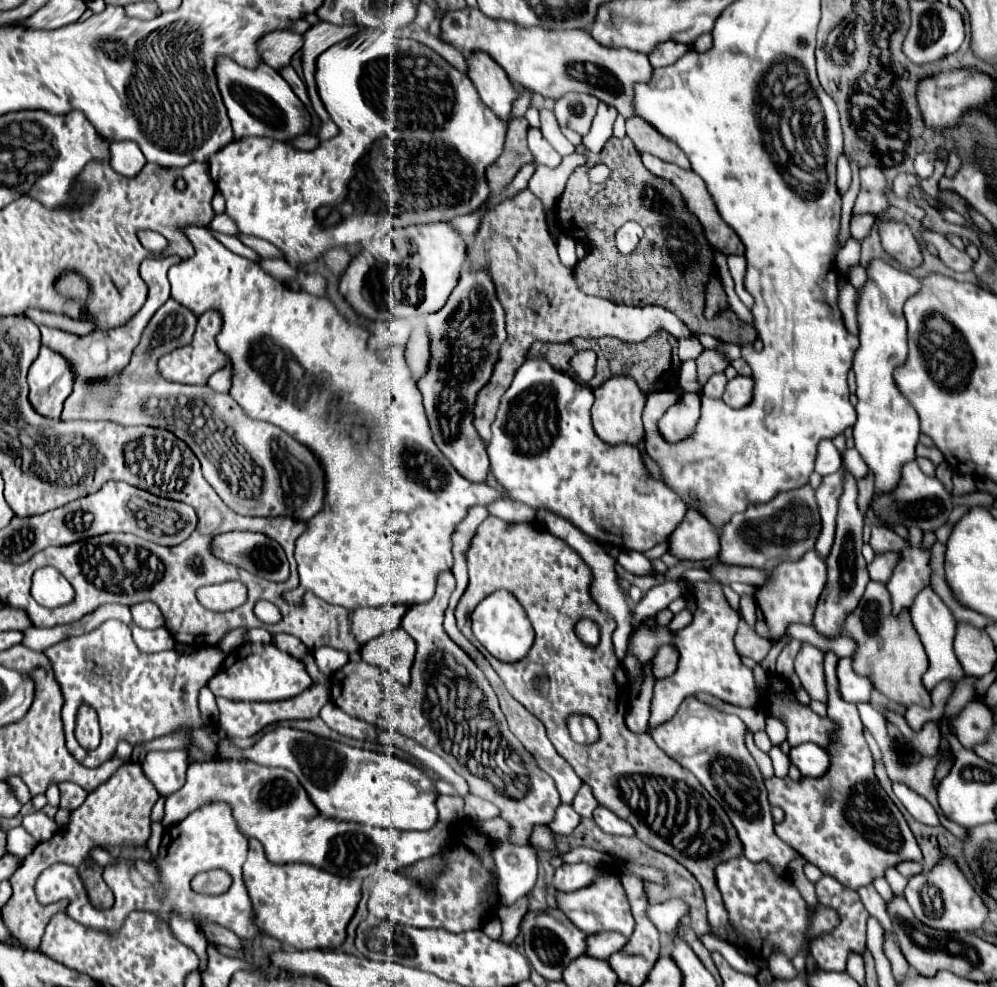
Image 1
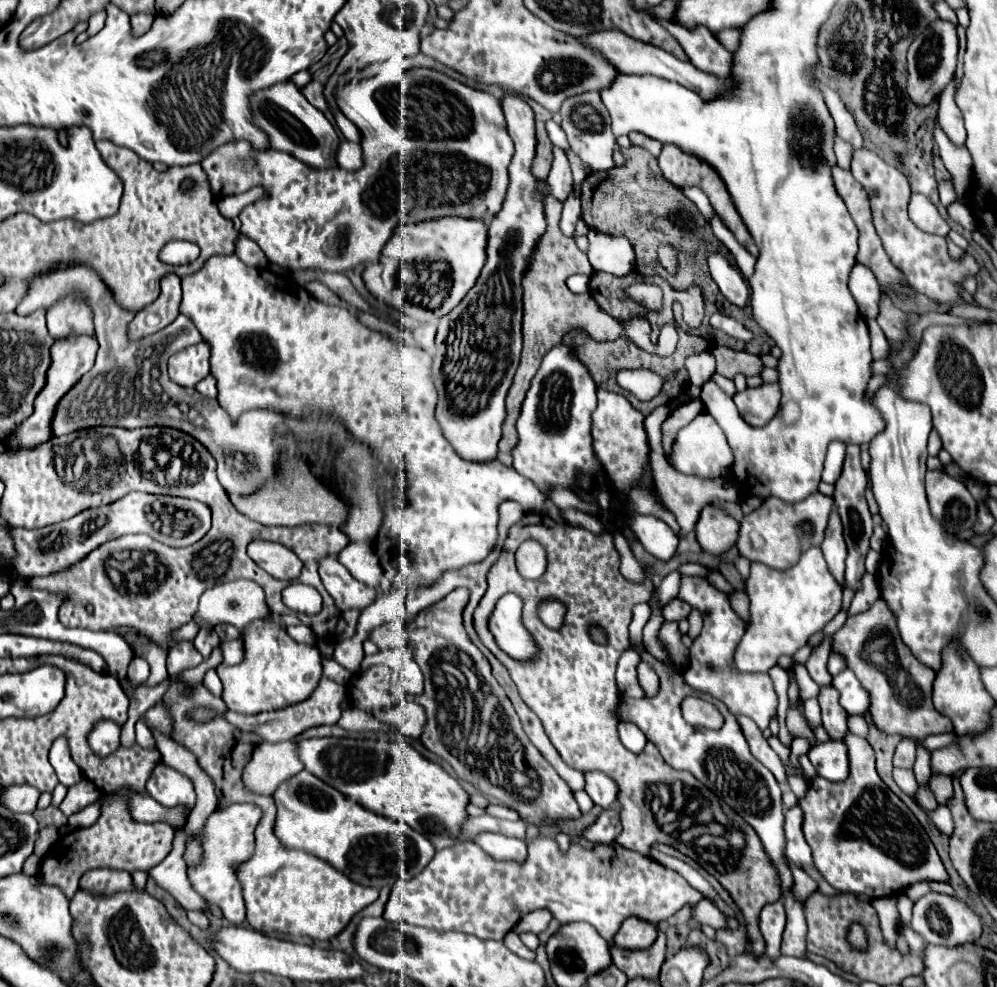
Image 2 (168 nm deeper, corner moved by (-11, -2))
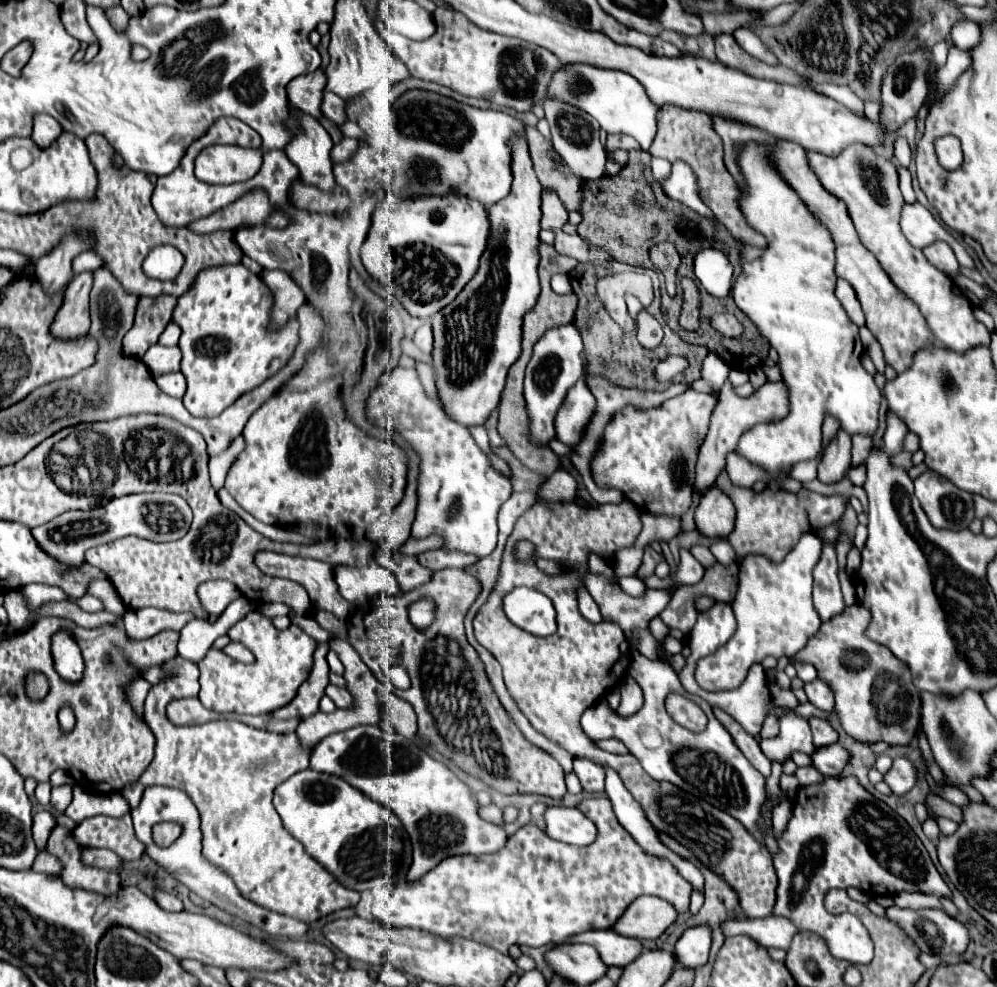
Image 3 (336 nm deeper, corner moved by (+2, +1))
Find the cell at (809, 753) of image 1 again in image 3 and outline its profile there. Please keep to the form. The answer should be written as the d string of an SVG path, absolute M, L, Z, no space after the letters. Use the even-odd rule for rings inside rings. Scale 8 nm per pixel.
M829 744L829 746L817 748L811 754L811 760L813 760L813 766L823 776L839 776L849 760L849 752L839 744Z

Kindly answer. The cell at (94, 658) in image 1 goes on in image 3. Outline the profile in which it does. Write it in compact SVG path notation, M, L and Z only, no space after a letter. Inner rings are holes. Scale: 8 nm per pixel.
M229 642L223 652L233 658L233 660L239 660L239 662L251 662L253 660L253 654L243 646L243 644L237 644L237 642Z

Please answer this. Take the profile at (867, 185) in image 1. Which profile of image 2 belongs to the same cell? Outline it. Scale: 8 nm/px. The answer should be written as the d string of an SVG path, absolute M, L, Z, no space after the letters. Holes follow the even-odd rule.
M856 149L850 169L852 169L852 175L856 177L856 181L868 193L874 227L884 243L886 253L890 255L892 263L904 273L906 281L916 291L924 293L928 299L932 299L936 303L958 305L958 301L962 299L960 287L968 275L976 275L980 271L978 263L970 255L966 255L962 261L952 261L948 255L944 237L928 235L928 233L922 233L916 229L916 225L908 217L910 185L896 167L882 161L874 151Z

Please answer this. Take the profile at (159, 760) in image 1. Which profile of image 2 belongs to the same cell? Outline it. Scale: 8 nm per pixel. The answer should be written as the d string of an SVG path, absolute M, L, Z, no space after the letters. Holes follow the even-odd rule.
M164 763L154 769L152 777L148 779L146 791L150 797L154 797L160 805L168 809L184 807L186 815L194 809L196 803L196 793L190 779Z

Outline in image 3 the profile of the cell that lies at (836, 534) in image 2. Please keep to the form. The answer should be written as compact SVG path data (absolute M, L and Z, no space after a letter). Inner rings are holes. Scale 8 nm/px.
M823 542L821 558L813 568L813 602L815 608L821 616L821 620L829 620L831 616L843 612L843 596L839 588L839 578L837 578L837 552L835 552L835 542Z

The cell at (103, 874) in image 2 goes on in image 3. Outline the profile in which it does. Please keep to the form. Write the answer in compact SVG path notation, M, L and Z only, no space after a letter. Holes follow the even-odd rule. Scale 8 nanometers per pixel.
M43 850L43 852L37 854L32 869L37 870L37 872L45 872L45 874L55 874L55 876L59 876L61 870L63 870L63 864L59 862L59 858L55 858L55 856L49 854L47 850Z

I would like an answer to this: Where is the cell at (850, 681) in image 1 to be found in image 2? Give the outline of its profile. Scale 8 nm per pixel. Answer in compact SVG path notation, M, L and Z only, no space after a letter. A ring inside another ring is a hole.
M850 669L836 675L832 679L832 687L840 693L840 705L848 715L864 715L868 711L870 697Z

